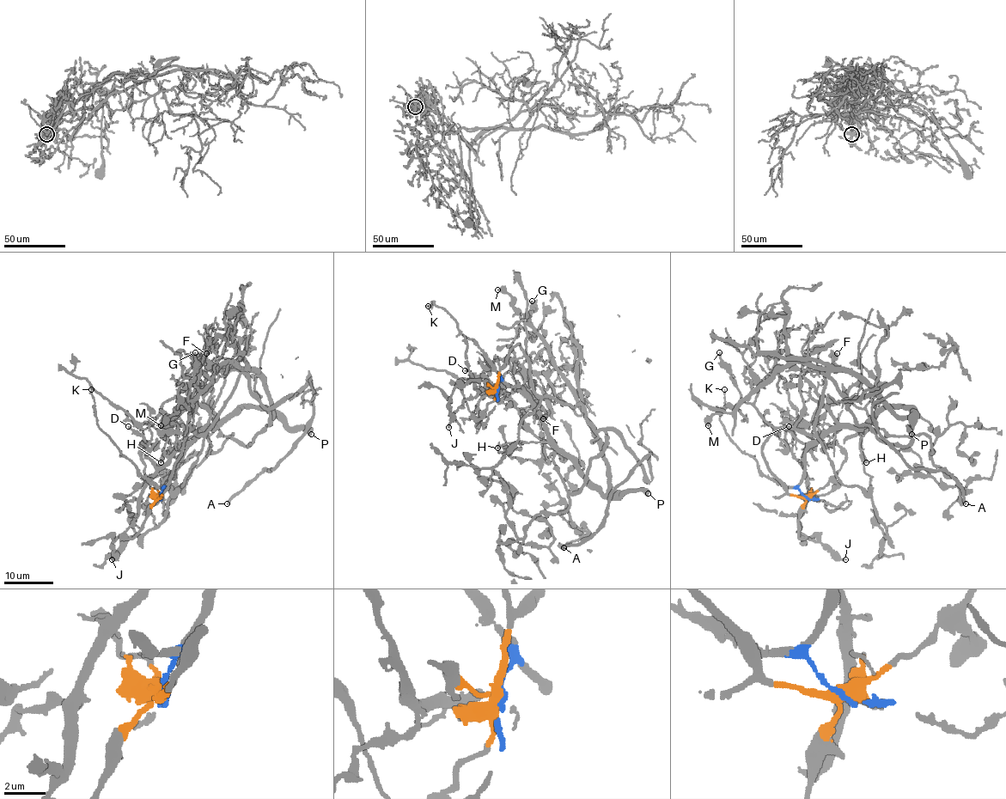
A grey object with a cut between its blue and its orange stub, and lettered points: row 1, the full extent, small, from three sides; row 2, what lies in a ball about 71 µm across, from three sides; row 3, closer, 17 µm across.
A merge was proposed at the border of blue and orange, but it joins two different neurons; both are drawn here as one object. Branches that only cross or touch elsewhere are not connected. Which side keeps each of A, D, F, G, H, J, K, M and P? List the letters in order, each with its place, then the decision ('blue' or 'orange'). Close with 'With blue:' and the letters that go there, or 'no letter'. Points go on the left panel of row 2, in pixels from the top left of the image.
A: (227, 503) | orange
D: (128, 426) | blue
F: (206, 353) | blue
G: (195, 352) | orange
H: (161, 462) | blue
J: (112, 559) | orange
K: (91, 389) | blue
M: (161, 425) | orange
P: (311, 434) | blue
With blue: D, F, H, K, P

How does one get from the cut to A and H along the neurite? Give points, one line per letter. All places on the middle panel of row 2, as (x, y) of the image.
A: (498, 387), (517, 344), (539, 395), (579, 404), (649, 481), (649, 454), (611, 493), (600, 527), (563, 547)
H: (498, 387), (502, 380), (508, 386), (520, 387), (539, 411), (547, 436), (545, 441), (504, 443), (496, 448)

